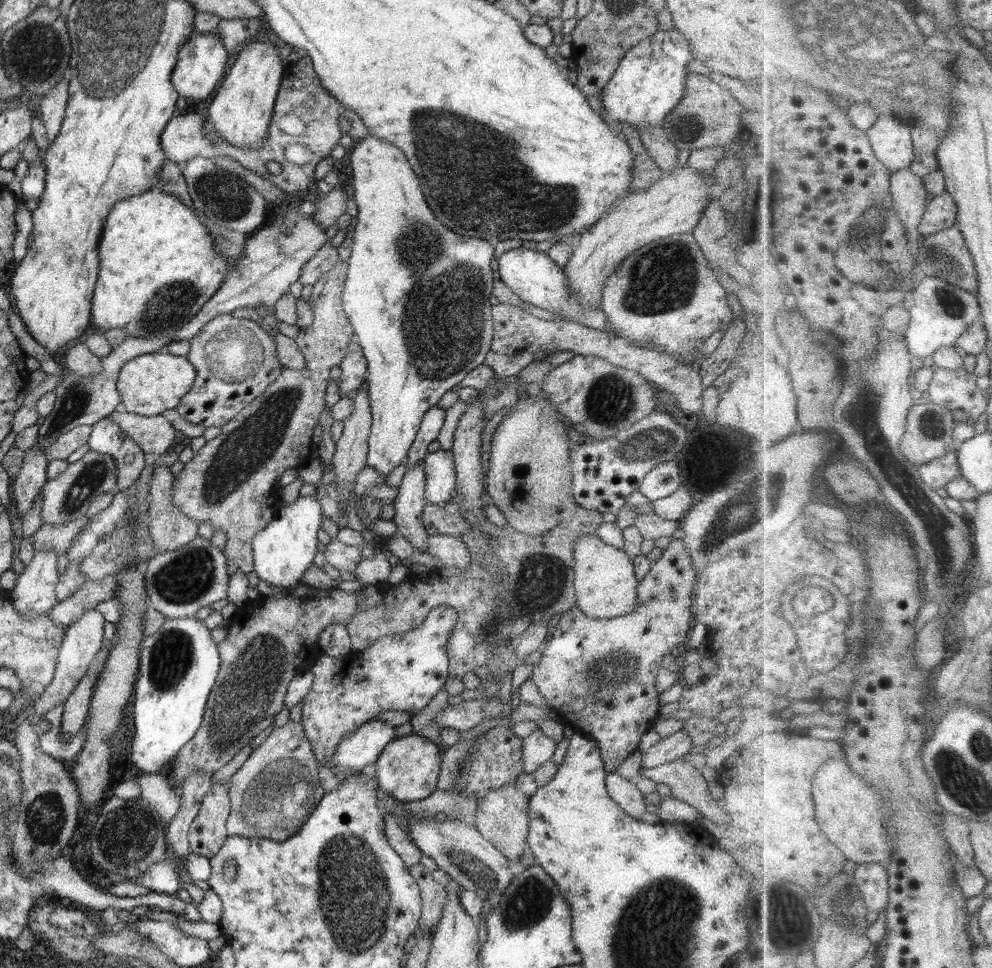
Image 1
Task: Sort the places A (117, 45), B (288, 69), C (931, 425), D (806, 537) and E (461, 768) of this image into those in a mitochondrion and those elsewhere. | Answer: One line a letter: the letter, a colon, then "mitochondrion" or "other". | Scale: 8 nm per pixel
A: mitochondrion
B: other
C: mitochondrion
D: other
E: other

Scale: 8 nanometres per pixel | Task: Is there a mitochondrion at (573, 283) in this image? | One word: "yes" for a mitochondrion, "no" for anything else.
no

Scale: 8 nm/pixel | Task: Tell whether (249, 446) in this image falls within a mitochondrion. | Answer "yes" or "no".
yes

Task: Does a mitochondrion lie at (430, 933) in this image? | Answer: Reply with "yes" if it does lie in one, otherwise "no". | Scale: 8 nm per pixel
no

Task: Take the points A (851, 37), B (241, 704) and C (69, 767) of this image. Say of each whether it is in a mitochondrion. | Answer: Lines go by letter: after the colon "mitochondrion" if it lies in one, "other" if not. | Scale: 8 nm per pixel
A: mitochondrion
B: mitochondrion
C: other

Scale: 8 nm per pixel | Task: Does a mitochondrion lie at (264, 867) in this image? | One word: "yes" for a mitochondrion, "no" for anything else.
no

